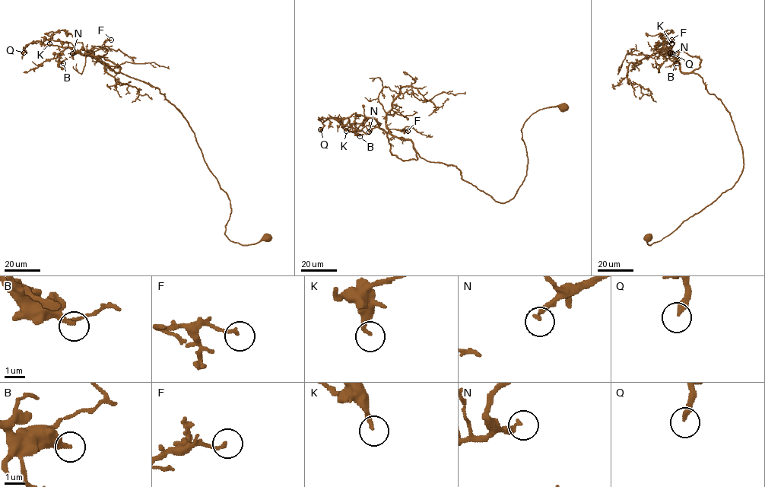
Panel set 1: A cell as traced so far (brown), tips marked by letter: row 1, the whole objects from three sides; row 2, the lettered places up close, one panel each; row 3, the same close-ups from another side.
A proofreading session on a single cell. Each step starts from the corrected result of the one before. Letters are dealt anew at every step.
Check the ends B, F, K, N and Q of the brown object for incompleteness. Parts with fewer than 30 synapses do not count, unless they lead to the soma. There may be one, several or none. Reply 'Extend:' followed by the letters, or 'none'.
Extend: N, Q

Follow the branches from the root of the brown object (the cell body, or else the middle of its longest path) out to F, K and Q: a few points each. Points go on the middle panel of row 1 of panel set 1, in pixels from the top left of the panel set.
F: (563, 107), (539, 109), (525, 122), (527, 175), (505, 202), (455, 165), (421, 157), (386, 127), (407, 131)
K: (563, 107), (525, 122), (527, 175), (505, 202), (372, 118), (343, 117), (346, 131)
Q: (563, 107), (525, 122), (527, 175), (505, 202), (372, 118), (328, 117), (320, 129)

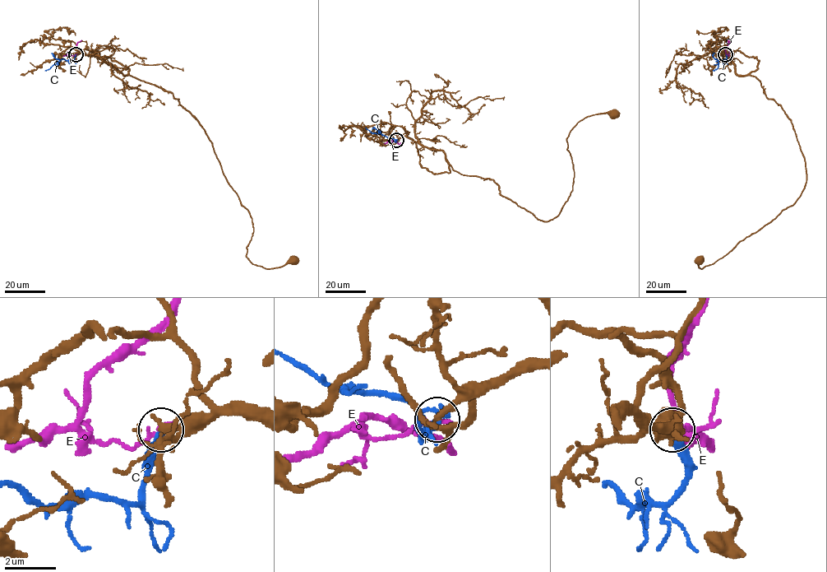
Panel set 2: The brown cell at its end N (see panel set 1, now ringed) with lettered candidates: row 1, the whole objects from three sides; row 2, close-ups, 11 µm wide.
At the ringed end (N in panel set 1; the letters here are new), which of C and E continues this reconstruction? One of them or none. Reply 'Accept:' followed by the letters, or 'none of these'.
Accept: C

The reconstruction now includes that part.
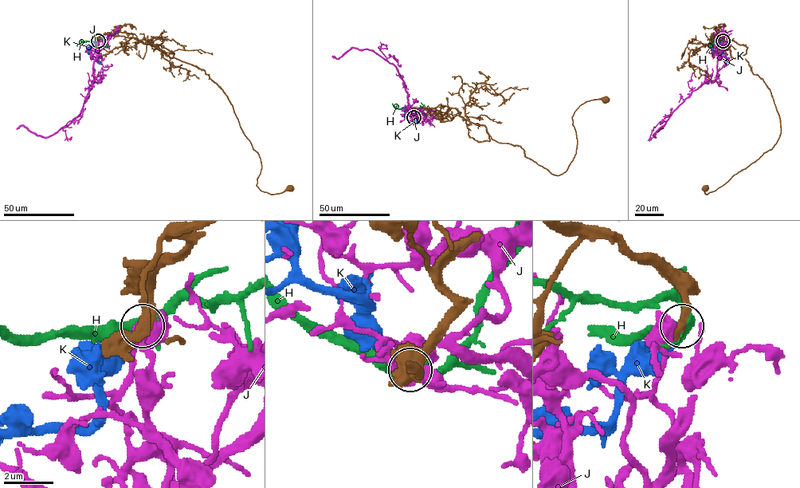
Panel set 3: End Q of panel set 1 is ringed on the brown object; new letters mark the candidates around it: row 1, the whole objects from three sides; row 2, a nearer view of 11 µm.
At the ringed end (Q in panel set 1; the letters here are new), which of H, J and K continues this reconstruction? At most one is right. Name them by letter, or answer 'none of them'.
K

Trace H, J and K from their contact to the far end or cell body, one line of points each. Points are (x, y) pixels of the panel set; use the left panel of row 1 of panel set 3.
H: (98, 41), (83, 41), (76, 45)
J: (98, 41), (92, 87), (77, 116), (46, 137), (35, 135), (21, 125), (17, 129)
K: (98, 41), (88, 51), (102, 64)

